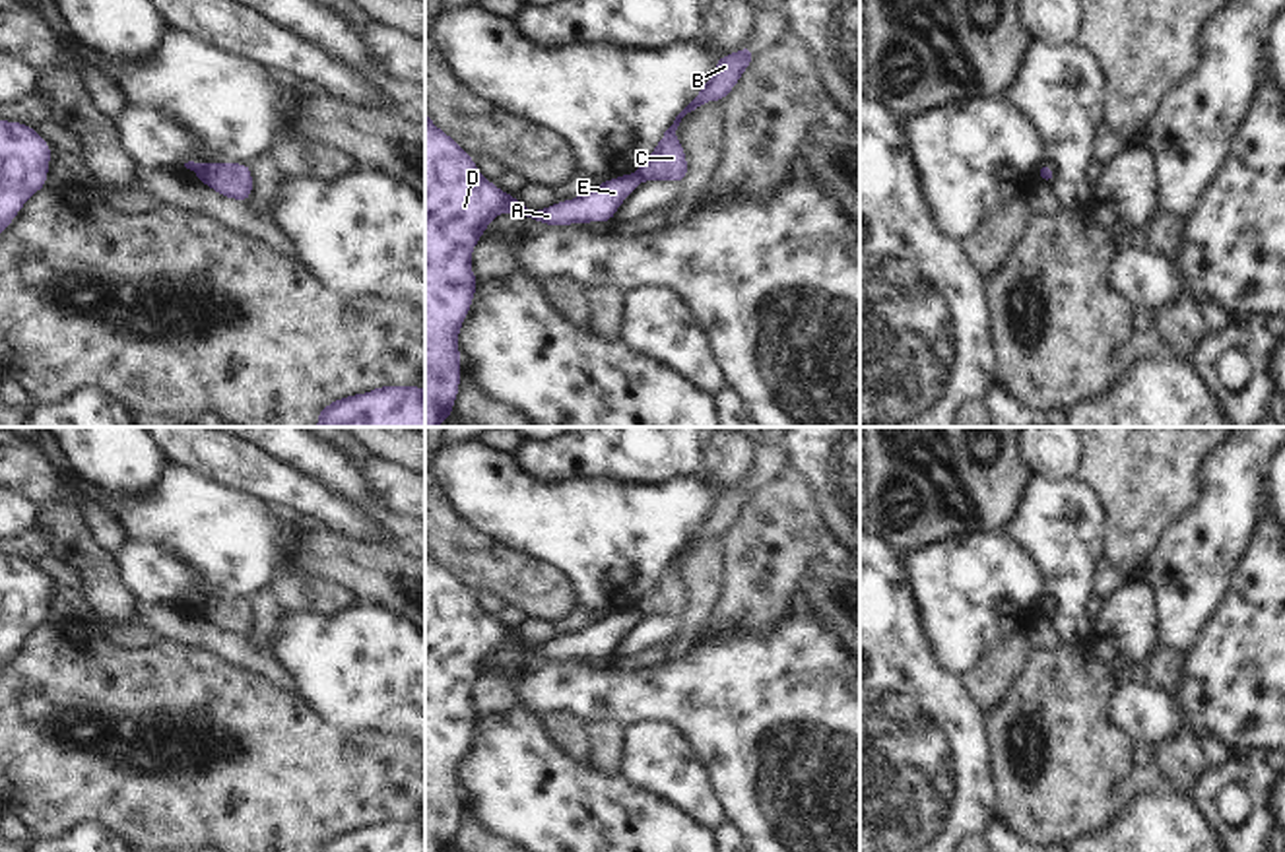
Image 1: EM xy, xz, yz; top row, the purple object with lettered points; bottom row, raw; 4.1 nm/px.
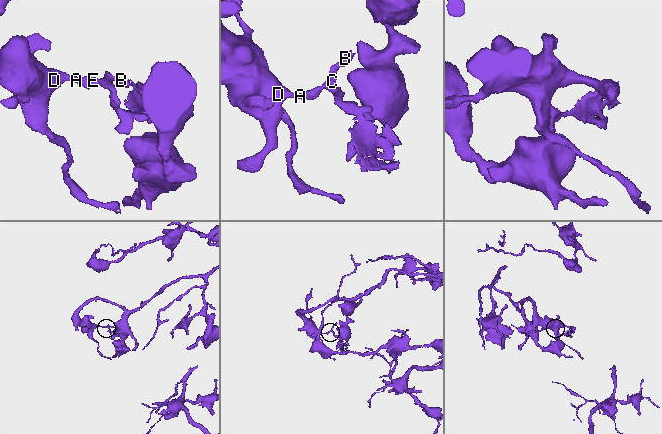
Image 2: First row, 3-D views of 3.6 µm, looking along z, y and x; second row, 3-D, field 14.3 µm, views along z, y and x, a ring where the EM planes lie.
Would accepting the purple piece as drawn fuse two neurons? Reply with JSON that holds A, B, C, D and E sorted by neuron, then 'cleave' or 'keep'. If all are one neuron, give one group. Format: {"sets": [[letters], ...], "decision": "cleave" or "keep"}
{"sets": [["A", "D", "E"], ["B", "C"]], "decision": "cleave"}

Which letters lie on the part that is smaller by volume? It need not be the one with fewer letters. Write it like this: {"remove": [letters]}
{"remove": ["B", "C"]}

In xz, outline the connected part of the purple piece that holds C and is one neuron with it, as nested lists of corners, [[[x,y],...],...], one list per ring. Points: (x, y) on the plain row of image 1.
[[[747,477],[736,489],[722,489],[716,495],[712,512],[699,524],[697,532],[675,551],[674,559],[664,567],[656,584],[639,600],[637,611],[641,615],[670,615],[683,617],[689,602],[685,584],[675,571],[681,553],[708,536],[724,536],[736,522],[745,503],[751,499],[757,485]]]

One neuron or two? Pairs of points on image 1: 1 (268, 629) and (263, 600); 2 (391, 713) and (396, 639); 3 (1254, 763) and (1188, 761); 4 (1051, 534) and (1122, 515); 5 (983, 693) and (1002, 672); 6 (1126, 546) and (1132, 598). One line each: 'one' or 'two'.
1: one
2: one
3: two
4: two
5: one
6: two

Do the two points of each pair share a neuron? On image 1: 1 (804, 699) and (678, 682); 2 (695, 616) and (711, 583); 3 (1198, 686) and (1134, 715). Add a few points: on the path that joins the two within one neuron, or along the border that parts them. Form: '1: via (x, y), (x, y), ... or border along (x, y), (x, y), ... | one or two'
1: via (773, 682), (761, 678), (757, 682), (709, 682) | one
2: via (699, 608), (703, 590) | one
3: via (1185, 701), (1171, 715), (1150, 715) | one

